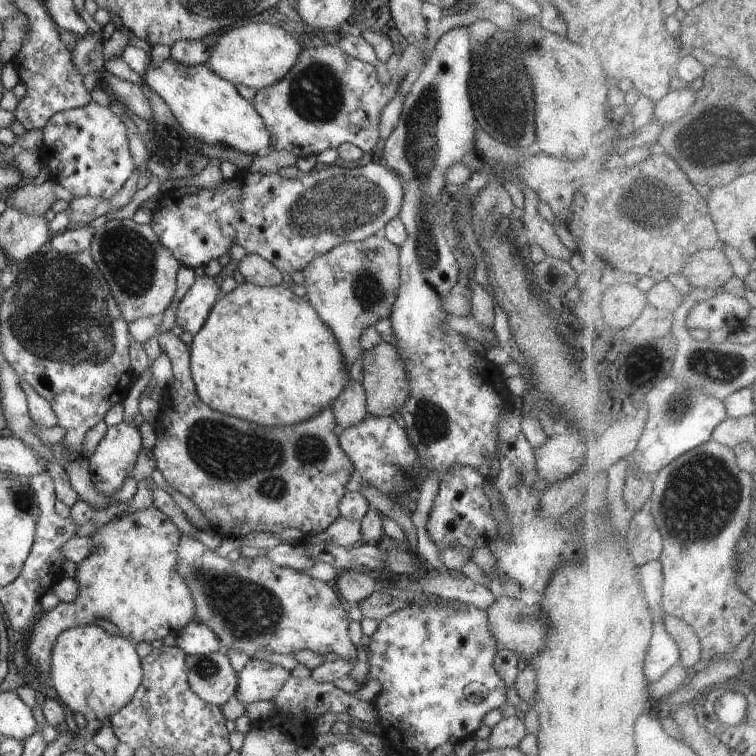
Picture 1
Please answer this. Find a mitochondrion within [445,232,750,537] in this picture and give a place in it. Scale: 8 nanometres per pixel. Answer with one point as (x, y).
(703, 368)

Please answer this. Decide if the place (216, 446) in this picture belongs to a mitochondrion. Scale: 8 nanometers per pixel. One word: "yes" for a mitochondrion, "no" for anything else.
yes

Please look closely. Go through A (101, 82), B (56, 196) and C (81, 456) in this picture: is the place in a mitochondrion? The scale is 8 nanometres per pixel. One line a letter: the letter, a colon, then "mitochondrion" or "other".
A: other
B: other
C: other

